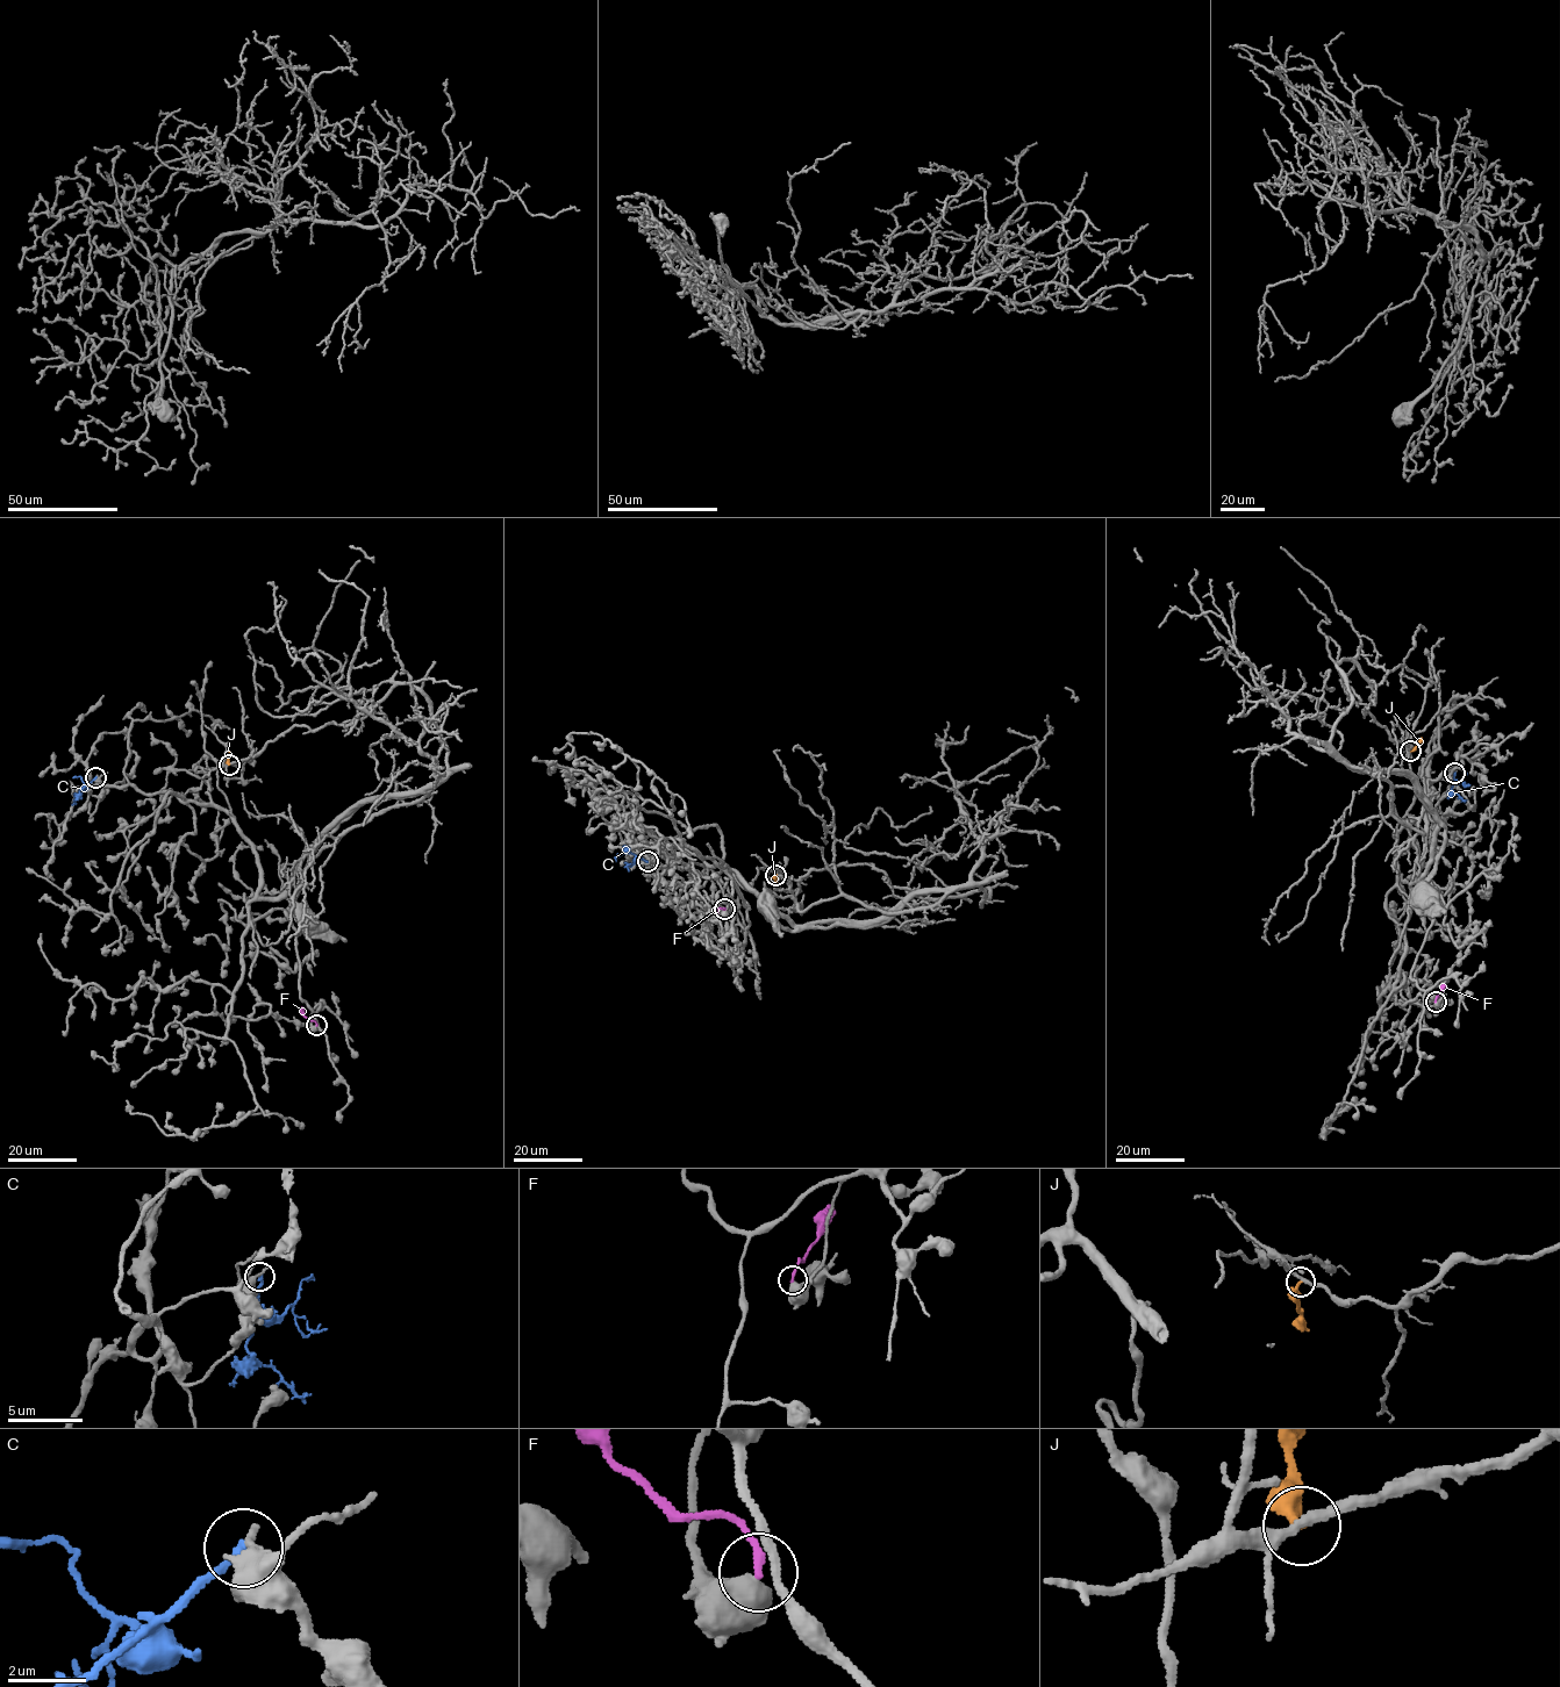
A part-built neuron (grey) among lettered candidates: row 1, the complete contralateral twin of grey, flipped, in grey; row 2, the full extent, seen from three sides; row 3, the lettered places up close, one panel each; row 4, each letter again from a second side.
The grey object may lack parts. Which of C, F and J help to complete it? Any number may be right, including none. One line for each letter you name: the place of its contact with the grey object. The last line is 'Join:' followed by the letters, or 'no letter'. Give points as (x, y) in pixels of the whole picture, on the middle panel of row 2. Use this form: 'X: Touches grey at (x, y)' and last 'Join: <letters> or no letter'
Join: no letter

